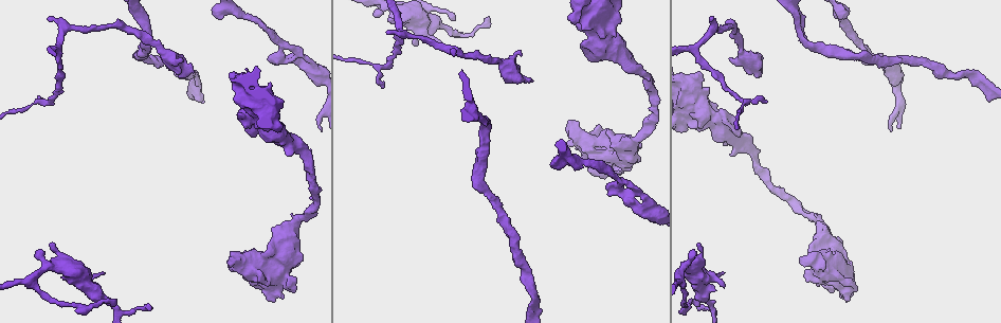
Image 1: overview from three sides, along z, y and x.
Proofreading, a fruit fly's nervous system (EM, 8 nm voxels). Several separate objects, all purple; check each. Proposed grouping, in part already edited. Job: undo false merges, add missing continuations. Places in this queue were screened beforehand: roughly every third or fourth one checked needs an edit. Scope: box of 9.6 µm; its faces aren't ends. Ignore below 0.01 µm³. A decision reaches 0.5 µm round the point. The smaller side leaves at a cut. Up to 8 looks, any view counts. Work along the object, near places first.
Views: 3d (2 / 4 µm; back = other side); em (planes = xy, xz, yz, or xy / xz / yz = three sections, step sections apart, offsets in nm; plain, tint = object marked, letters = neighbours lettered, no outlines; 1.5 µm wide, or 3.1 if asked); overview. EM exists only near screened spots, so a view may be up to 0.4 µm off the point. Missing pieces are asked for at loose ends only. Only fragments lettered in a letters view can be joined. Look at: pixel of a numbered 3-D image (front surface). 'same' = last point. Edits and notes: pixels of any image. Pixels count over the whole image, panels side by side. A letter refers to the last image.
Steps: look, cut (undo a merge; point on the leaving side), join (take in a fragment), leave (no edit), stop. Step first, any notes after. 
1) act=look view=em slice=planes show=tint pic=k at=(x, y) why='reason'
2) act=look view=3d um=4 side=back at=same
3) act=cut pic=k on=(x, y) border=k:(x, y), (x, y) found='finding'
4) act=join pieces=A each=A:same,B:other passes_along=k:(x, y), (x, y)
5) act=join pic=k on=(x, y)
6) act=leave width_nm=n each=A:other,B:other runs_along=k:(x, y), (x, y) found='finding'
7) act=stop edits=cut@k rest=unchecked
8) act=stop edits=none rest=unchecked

act=look view=em slice=yz step=4 show=letters pic=1 at=(51, 18) why='an open end'

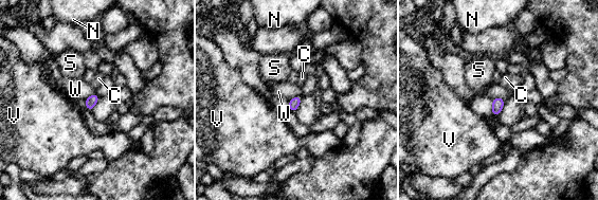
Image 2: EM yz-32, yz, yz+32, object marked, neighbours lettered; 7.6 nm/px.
act=look view=em slice=planes show=letters at=same why='cut it another way'

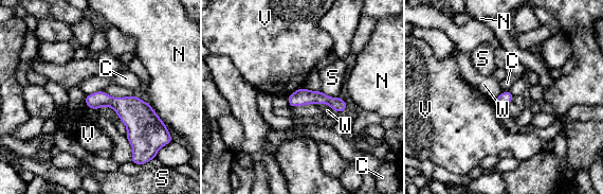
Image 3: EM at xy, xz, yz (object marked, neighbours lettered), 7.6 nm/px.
act=leave longest_contact=W:240nm each=C:other,N:other,S:other,V:other,W:other border=3:(103, 90), (112, 96), (133, 95) found='no lettered fragment goes on from it'

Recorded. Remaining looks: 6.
act=look view=3d um=2 pic=1 at=(167, 60) why='thick turns thin'

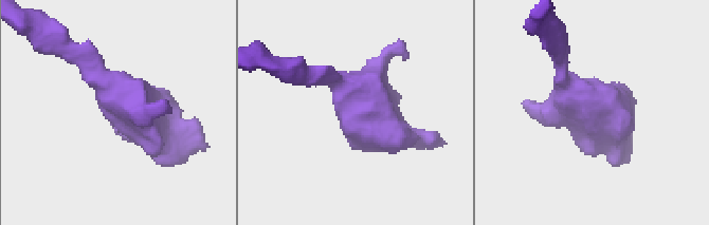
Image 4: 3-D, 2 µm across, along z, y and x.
act=look view=em slice=xz step=8 show=letters pic=4 at=(586, 102) why='need the tissue'

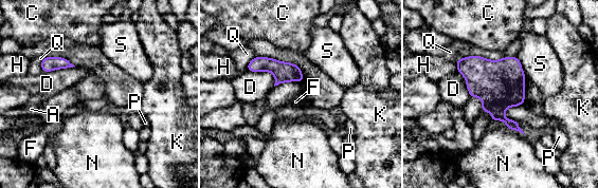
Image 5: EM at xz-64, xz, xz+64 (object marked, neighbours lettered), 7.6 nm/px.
act=look view=em slice=yz step=4 show=letters at=same

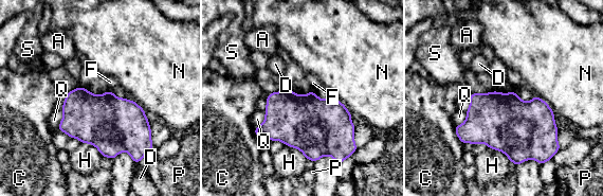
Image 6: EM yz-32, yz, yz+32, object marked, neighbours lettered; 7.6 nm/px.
act=leave longest_contact=H:200nm each=A:other,C:other,D:other,F:other,H:other,N:other,P:other,Q:other,S:other border=6:(488, 146), (501, 150), (510, 161) found='all the same neuron'

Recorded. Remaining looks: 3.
act=look view=3d um=4 pic=1 at=(104, 272) why='an open end'

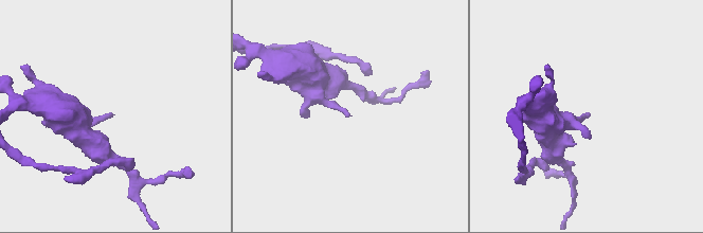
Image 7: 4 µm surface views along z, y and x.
act=look view=em slice=xz step=4 show=letters pic=7 at=(346, 115)

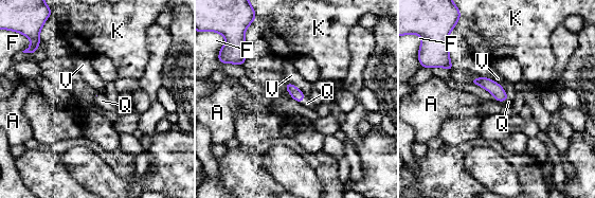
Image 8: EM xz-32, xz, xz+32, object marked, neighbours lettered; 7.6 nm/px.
act=join pieces=Q longest_contact=V:200nm each=A:other,F:other,K:other,Q:same,V:other found='it goes on there'

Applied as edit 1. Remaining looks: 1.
act=stop edits=join@8 rest=unchecked

